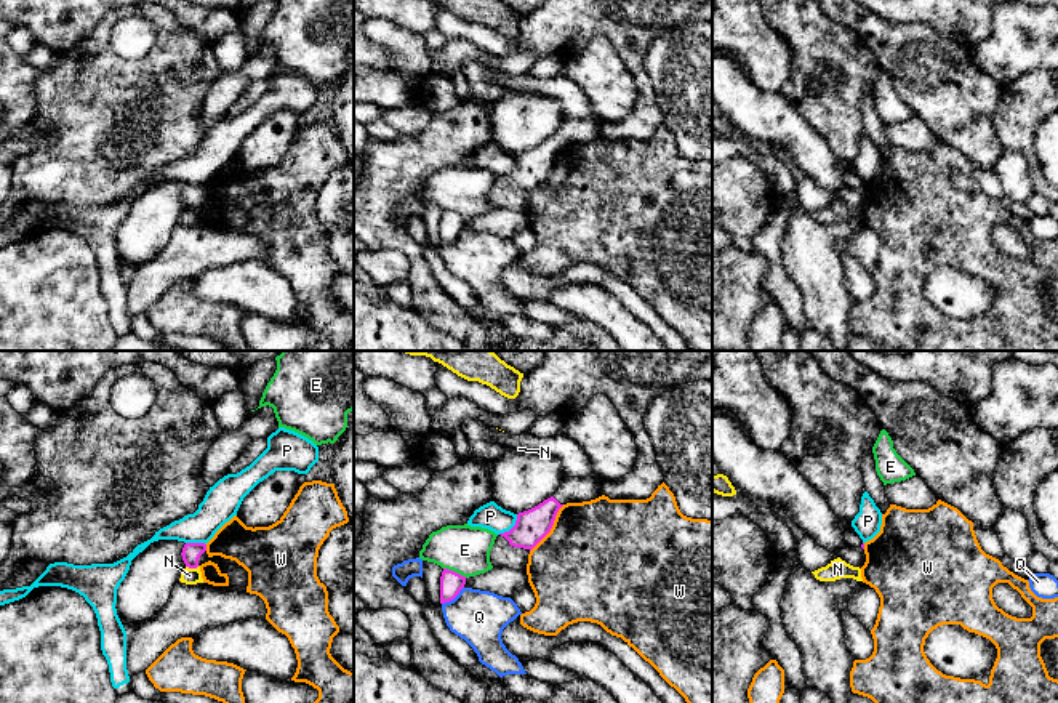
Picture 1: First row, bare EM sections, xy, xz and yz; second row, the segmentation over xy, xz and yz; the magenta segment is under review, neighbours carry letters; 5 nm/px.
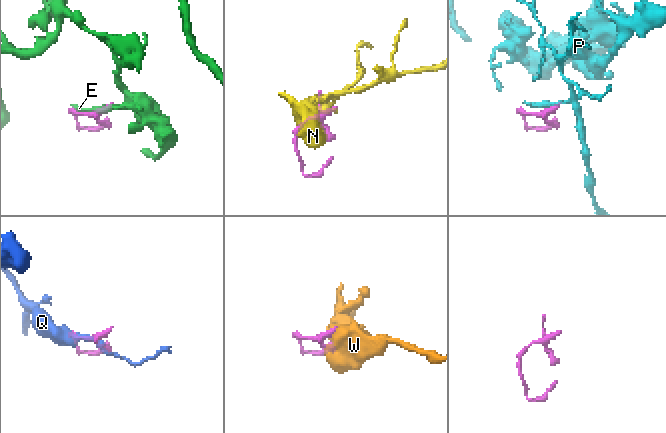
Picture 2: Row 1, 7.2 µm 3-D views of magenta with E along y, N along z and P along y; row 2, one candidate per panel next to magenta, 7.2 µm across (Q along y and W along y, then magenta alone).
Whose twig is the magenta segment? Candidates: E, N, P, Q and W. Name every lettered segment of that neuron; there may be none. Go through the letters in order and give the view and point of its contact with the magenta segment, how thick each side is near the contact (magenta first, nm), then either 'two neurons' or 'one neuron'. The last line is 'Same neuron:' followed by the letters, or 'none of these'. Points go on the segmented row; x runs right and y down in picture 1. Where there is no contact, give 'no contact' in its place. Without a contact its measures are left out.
E: xz (455, 572) | 110/240 nm | two neurons
N: xy (192, 567) | 100/80 nm | two neurons
P: xz (512, 527) | 170/130 nm | two neurons
Q: xz (453, 598) | 110/280 nm | two neurons
W: xz (551, 527) | 170/500 nm | two neurons
Same neuron: none of these

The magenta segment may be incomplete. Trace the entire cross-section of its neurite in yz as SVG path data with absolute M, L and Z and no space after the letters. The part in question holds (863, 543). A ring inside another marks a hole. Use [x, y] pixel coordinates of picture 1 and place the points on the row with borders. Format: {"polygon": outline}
{"polygon": "M864 543L860 548L847 548L839 552L839 557L853 567L863 567L866 562Z"}

